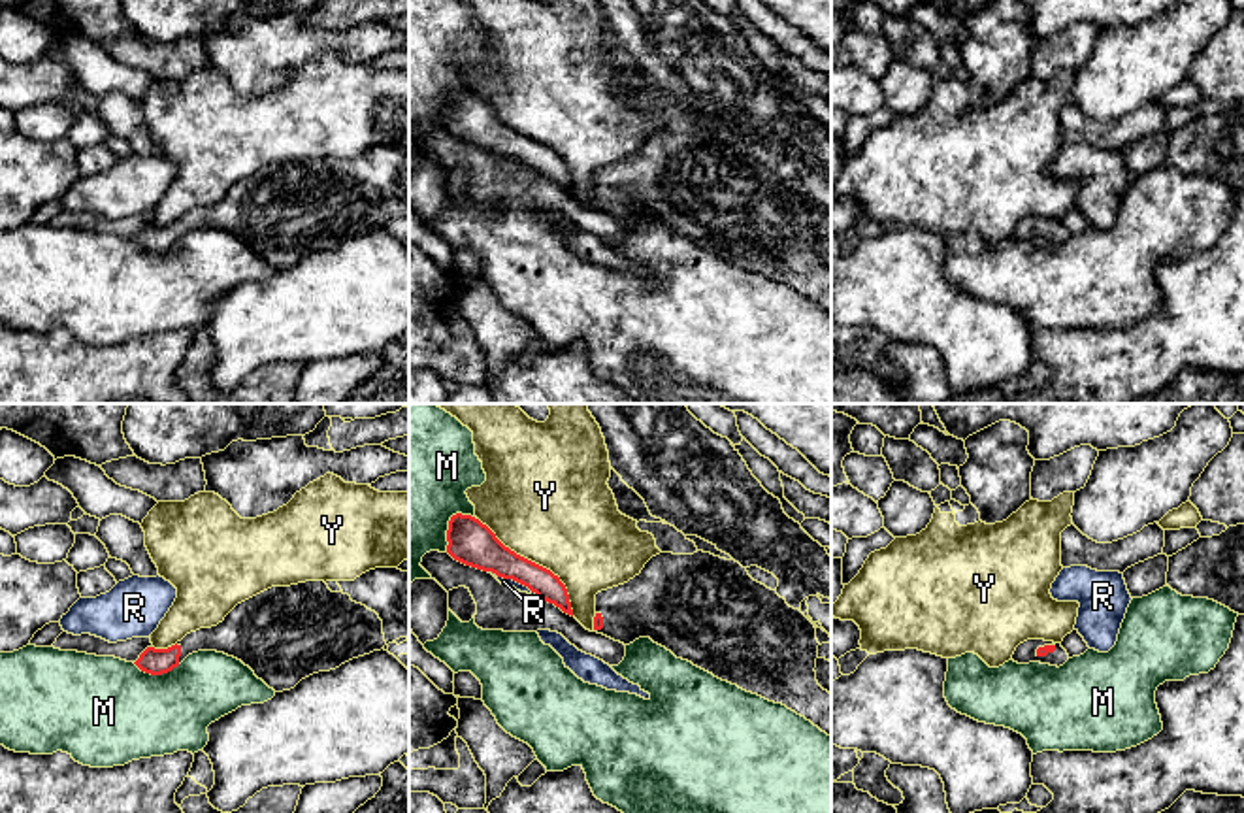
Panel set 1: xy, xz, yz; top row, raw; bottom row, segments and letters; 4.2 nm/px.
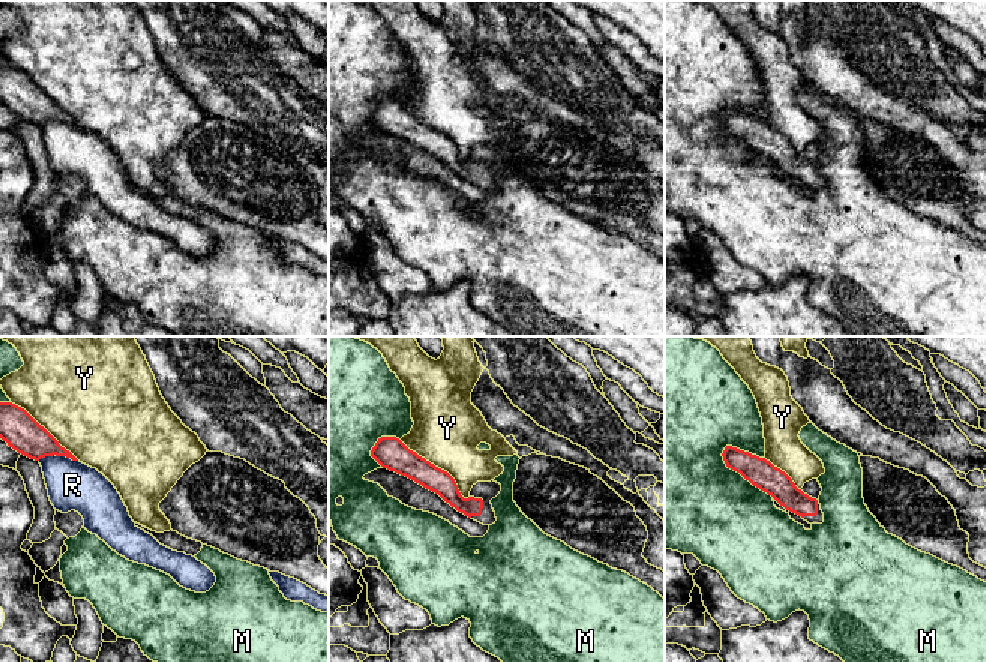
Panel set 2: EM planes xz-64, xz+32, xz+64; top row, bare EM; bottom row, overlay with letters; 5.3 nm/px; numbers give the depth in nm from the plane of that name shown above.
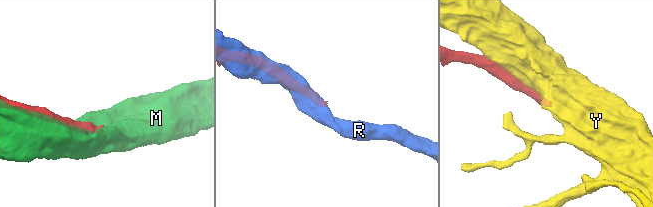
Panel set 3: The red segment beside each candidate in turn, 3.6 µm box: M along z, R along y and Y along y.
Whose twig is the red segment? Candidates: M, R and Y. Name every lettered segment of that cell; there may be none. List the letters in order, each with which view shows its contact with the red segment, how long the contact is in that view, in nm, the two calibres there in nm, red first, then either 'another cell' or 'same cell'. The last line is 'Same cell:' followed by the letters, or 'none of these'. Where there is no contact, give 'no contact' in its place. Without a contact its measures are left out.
M: contact in xz; length 200 nm; calibres 190 and 480 nm; another cell
R: contact in xz; length 260 nm; calibres 190 and 30 nm; another cell
Y: contact in xz; length 600 nm; calibres 170 and 480 nm; another cell
Same cell: none of these

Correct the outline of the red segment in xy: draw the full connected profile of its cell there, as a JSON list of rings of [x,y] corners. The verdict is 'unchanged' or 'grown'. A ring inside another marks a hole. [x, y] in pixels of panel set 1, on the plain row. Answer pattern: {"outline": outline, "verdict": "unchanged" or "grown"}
{"outline": [[[324,158],[271,164],[237,181],[222,200],[187,211],[168,226],[147,224],[134,240],[162,253],[188,232],[217,228],[241,238],[275,270],[302,257],[381,228],[383,198],[371,187],[332,170]]], "verdict": "grown"}

